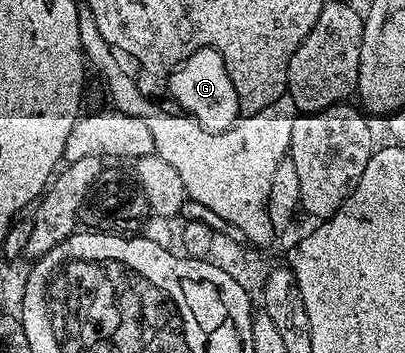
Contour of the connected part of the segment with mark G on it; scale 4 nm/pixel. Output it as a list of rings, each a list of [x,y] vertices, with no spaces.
[[[212,47],[195,50],[184,63],[178,65],[167,81],[168,94],[188,116],[191,116],[203,130],[209,133],[228,131],[238,122],[241,112],[237,101],[237,91],[229,80],[224,59]]]

